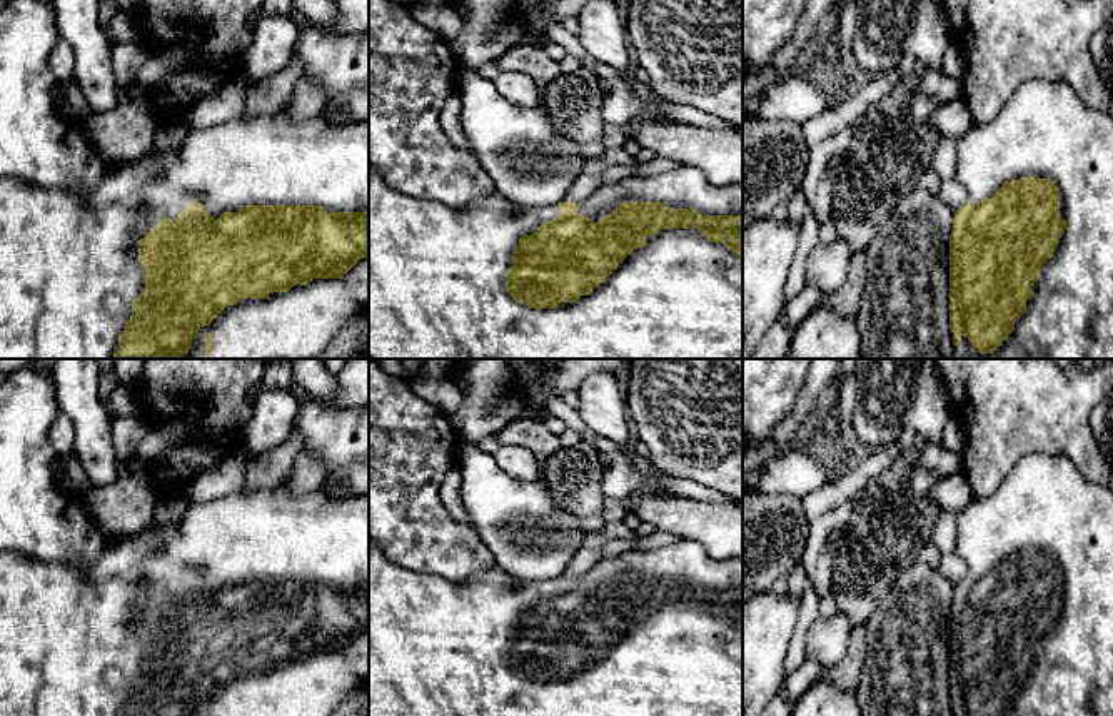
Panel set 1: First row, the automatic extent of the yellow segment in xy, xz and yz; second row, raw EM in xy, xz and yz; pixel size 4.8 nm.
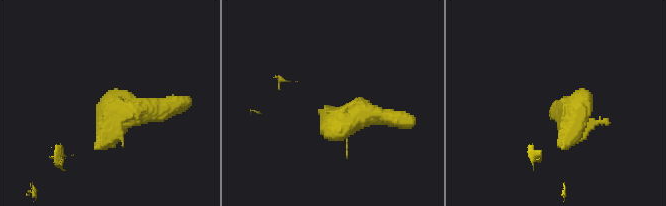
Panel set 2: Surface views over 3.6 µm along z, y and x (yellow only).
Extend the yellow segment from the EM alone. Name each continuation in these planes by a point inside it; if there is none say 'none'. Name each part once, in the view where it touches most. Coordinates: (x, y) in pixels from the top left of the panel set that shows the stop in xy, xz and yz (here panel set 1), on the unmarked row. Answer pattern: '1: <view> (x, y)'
1: xz (436, 648)

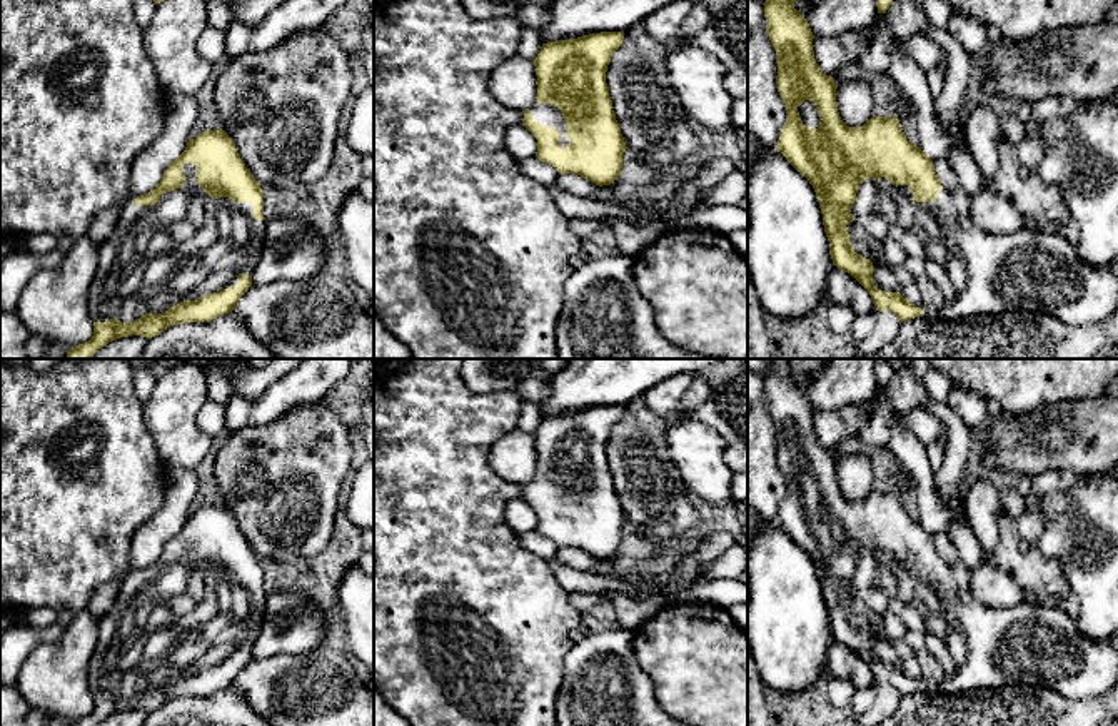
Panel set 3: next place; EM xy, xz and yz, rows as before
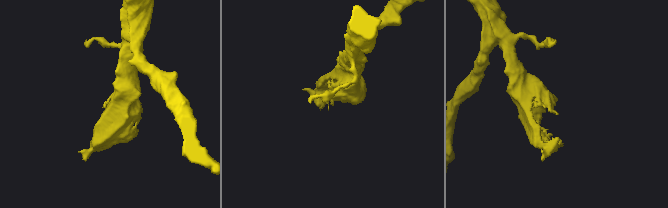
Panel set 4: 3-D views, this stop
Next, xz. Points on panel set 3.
1: xz (548, 488)

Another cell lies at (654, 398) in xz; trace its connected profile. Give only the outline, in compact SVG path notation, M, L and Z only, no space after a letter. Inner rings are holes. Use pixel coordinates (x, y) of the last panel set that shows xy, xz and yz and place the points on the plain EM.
M677 374L649 389L642 397L664 419L691 419L714 427L729 444L748 442L748 376L739 374L713 386L709 399L684 412L681 401L691 386L691 374Z

